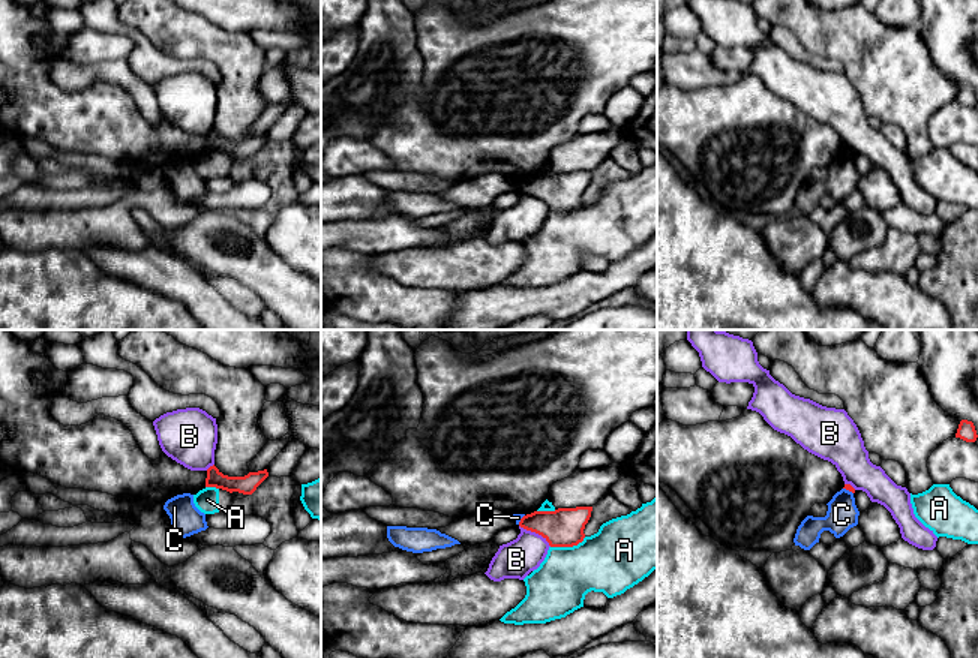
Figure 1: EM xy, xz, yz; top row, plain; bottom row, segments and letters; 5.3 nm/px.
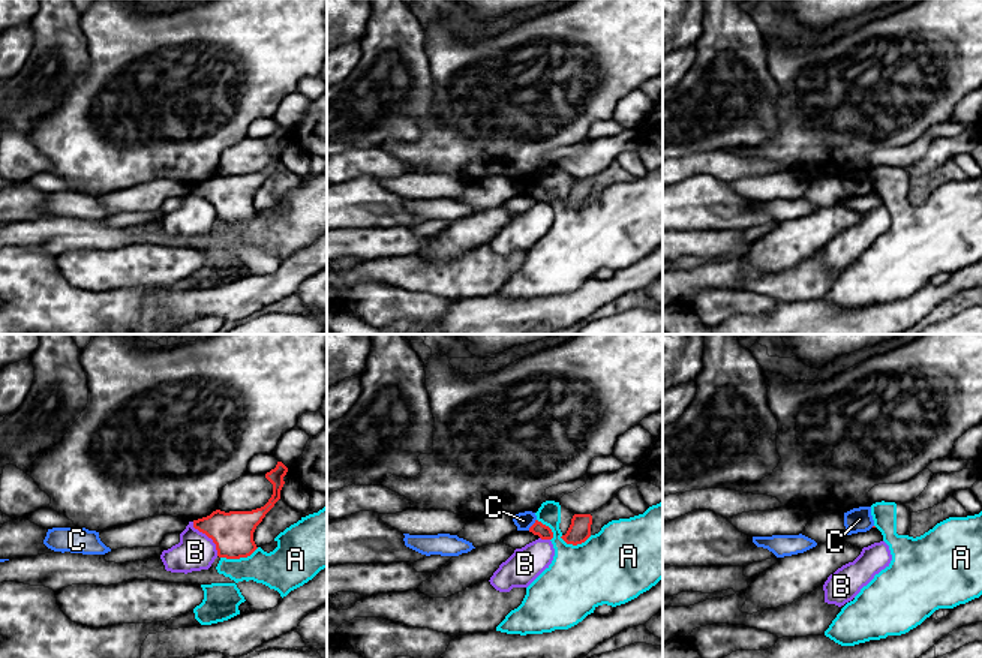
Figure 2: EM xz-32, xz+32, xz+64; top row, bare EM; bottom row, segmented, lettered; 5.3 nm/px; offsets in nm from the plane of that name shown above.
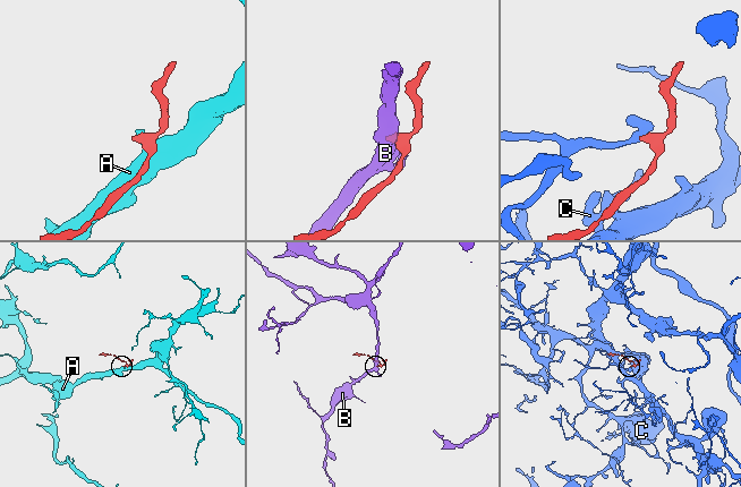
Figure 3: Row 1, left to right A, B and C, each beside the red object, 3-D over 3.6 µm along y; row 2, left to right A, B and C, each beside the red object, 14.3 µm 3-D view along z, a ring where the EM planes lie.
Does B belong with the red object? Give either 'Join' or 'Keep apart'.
Keep apart

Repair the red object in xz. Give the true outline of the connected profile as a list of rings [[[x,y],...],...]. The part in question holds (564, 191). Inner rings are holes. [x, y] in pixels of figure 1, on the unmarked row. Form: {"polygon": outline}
{"polygon": [[[592,171],[534,175],[524,180],[519,190],[542,199],[550,211],[573,211],[584,205],[591,175]]]}

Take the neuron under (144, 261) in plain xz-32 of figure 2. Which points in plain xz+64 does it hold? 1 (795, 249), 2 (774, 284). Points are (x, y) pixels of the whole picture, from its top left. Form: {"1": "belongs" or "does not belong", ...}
{"1": "does not belong", "2": "belongs"}

